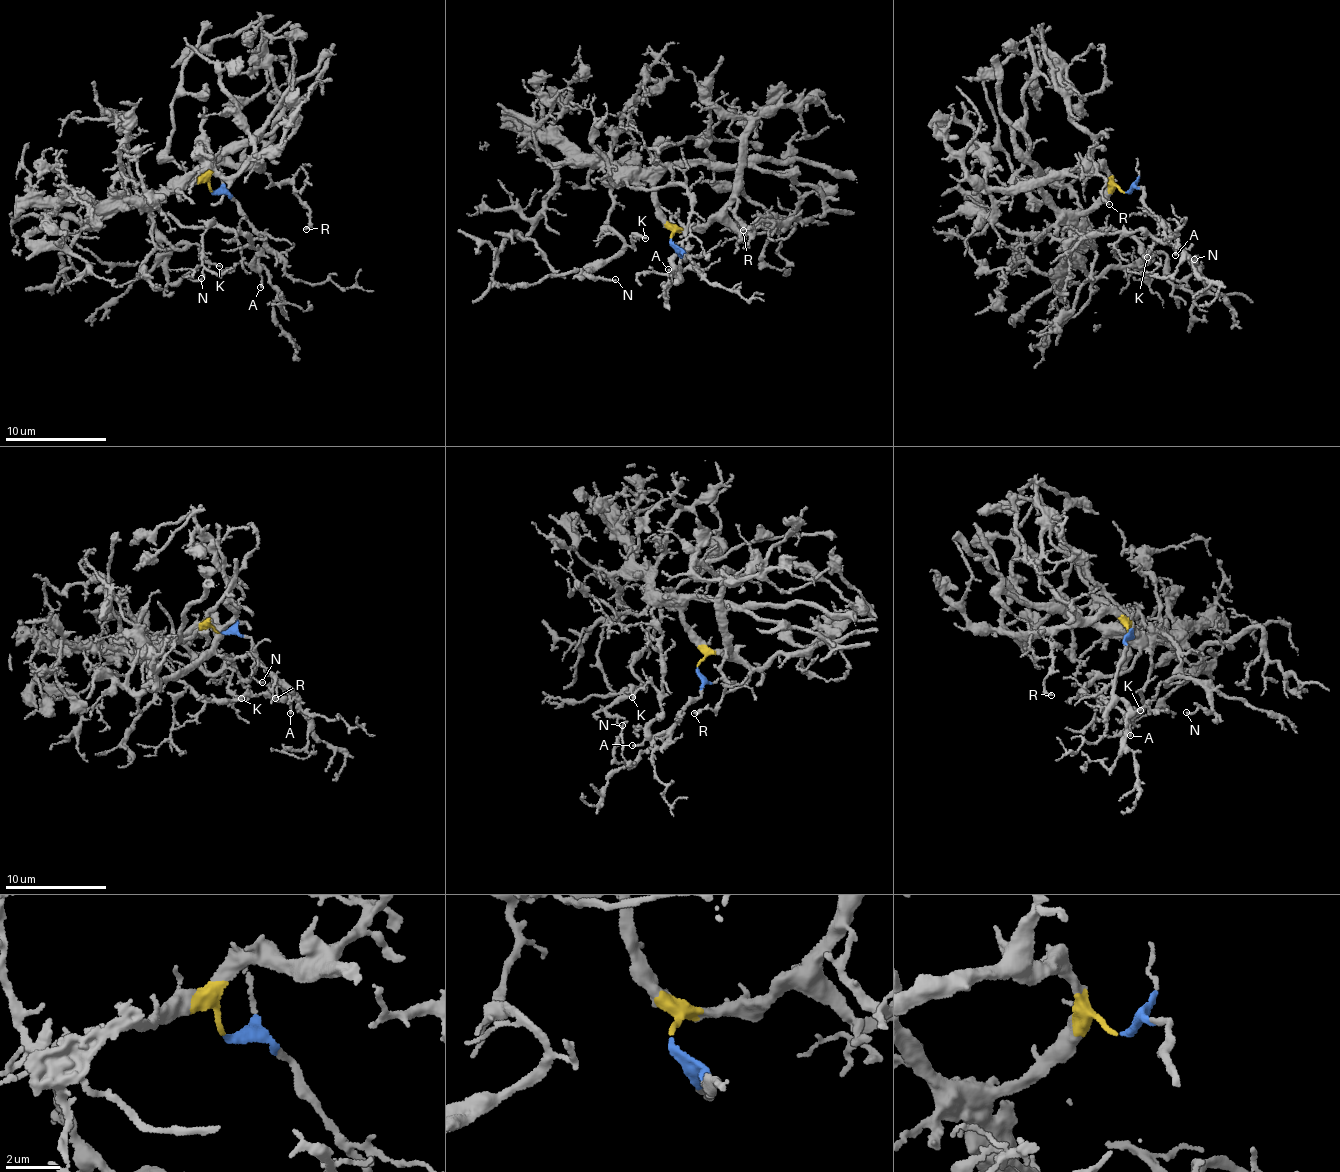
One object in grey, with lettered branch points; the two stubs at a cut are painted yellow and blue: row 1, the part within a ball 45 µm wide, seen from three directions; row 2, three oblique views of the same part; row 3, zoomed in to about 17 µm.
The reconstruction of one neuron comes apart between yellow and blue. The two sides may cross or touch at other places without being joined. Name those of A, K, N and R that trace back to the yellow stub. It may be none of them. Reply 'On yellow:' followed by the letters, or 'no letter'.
On yellow: A, K, N, R

